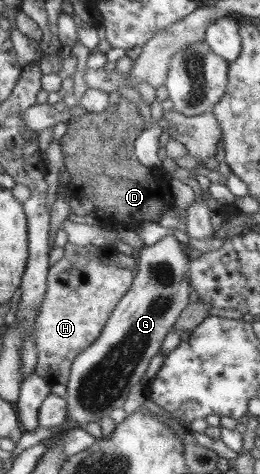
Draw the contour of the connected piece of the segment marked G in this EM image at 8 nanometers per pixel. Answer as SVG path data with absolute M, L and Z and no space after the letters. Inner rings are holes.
M166 236L161 241L158 241L154 245L144 246L140 252L136 253L137 256L137 270L135 271L134 280L130 290L122 296L122 299L116 304L116 307L112 310L111 316L102 328L100 335L92 346L88 347L85 351L82 351L75 359L71 365L71 372L69 375L69 380L67 381L65 400L67 401L67 419L72 419L77 423L77 425L82 426L83 424L90 423L90 421L98 422L102 417L110 415L114 409L122 408L124 402L126 401L128 394L130 393L130 388L134 385L144 383L144 375L148 364L150 364L151 359L158 354L160 351L166 334L173 329L173 325L182 313L182 310L190 304L190 294L192 293L192 285L190 280L188 280L188 267L190 267L190 256L185 249L182 249L181 243L177 241L175 236Z

